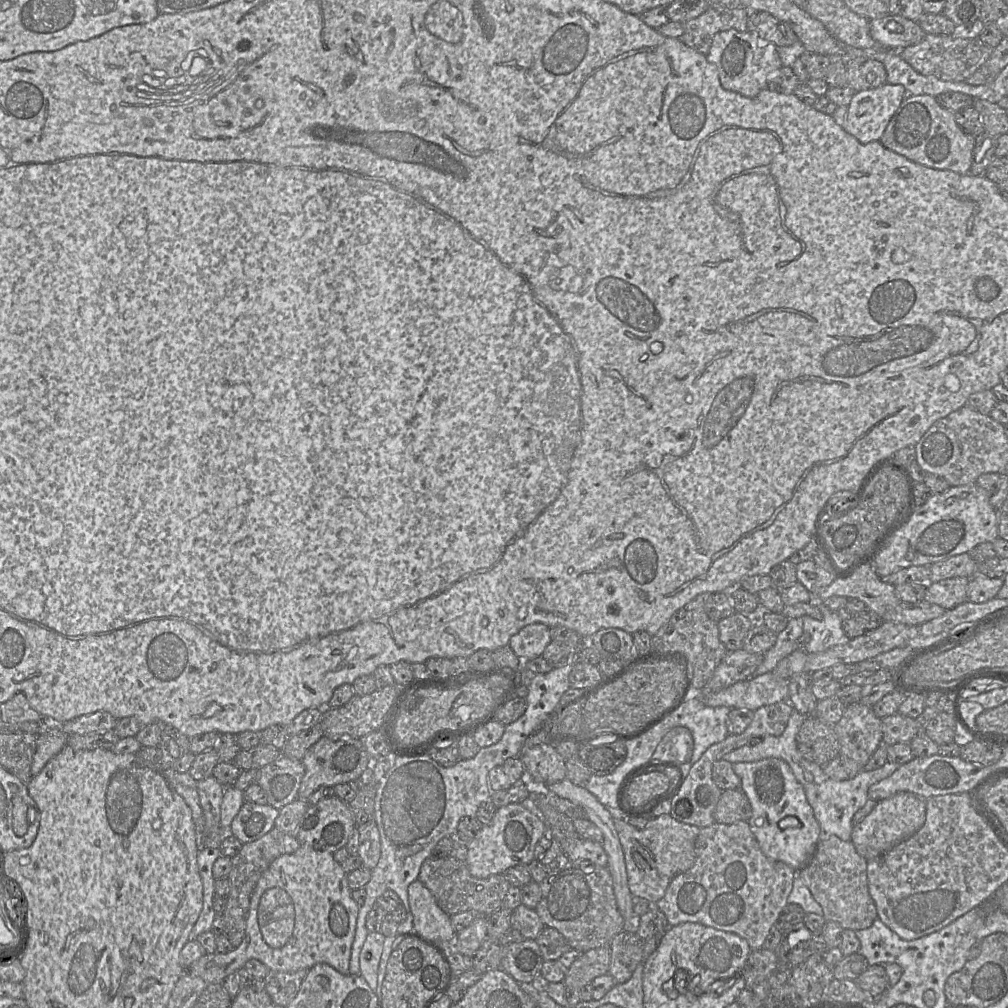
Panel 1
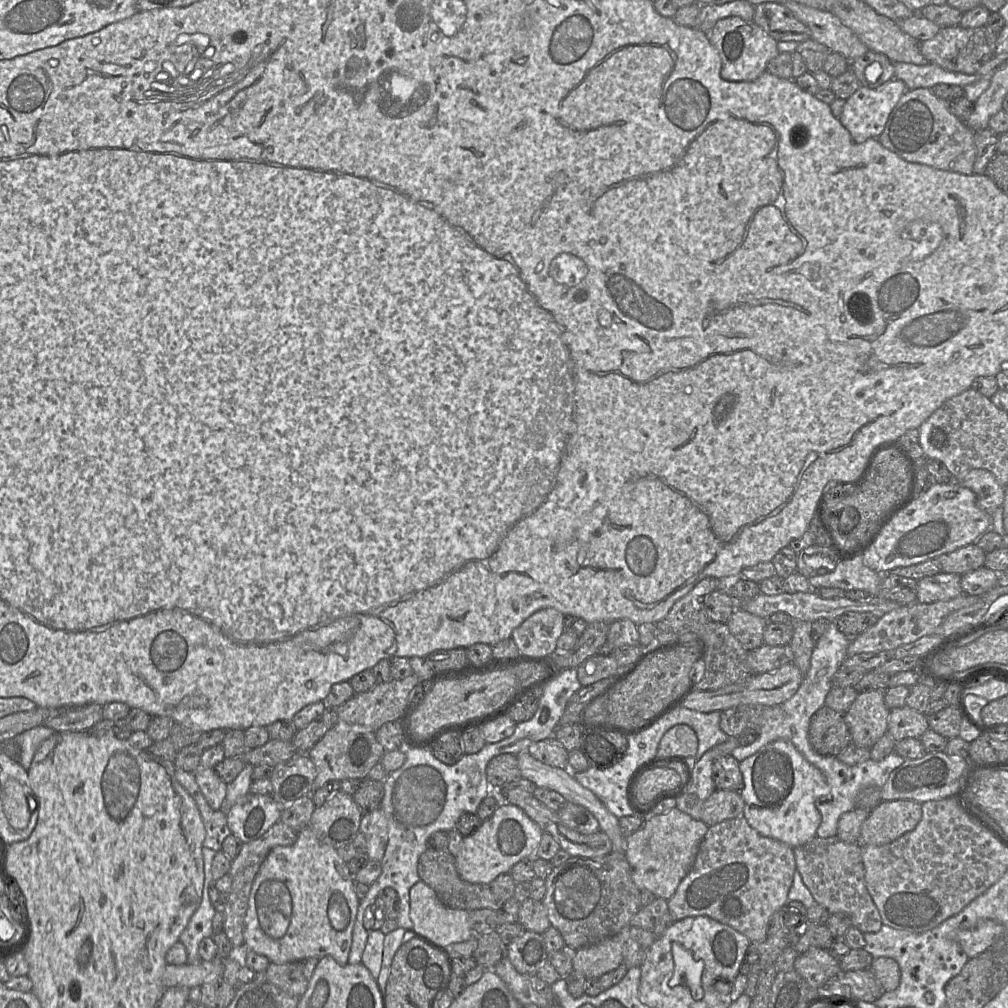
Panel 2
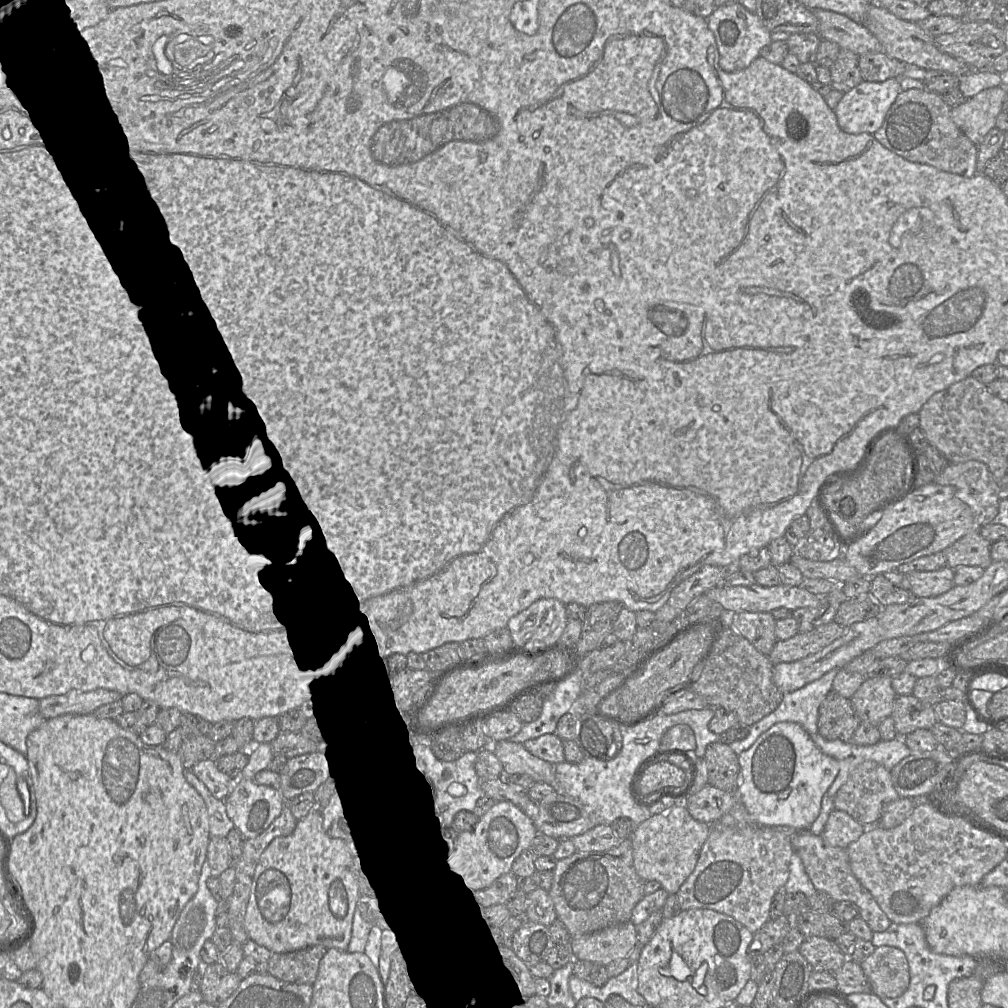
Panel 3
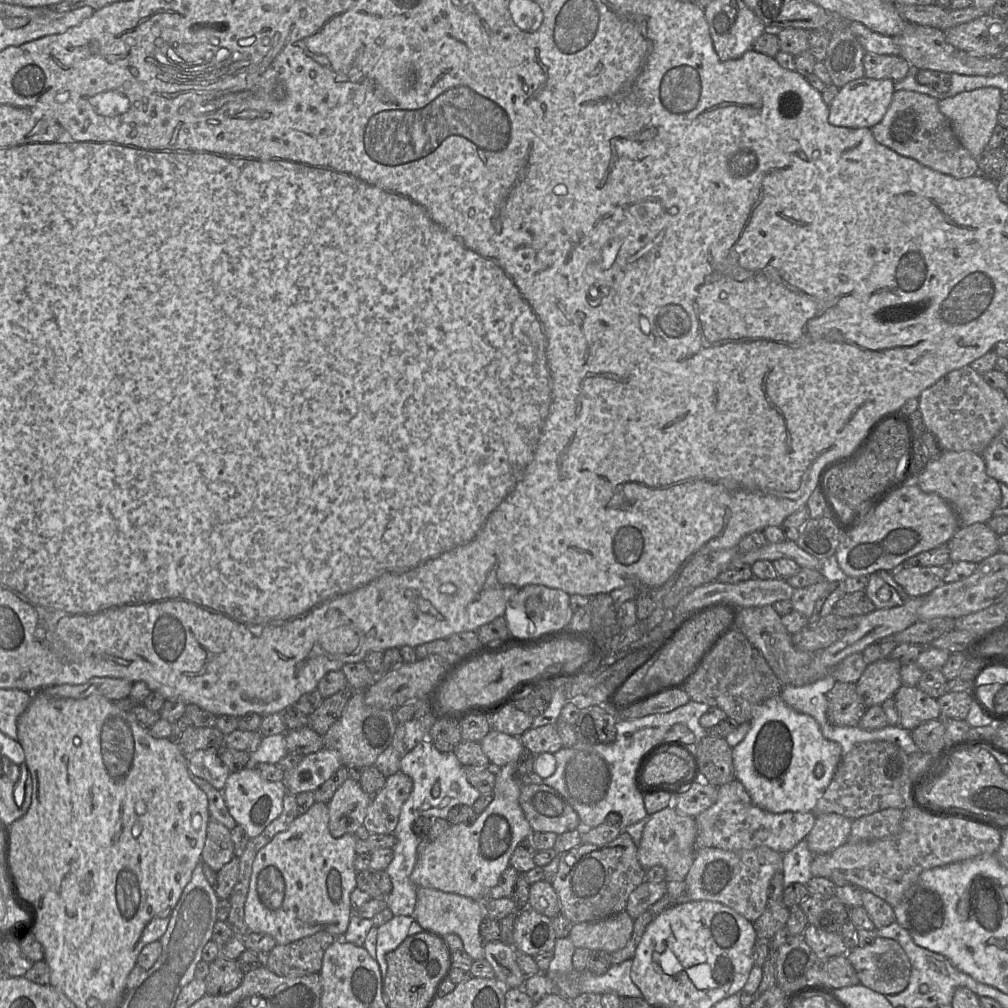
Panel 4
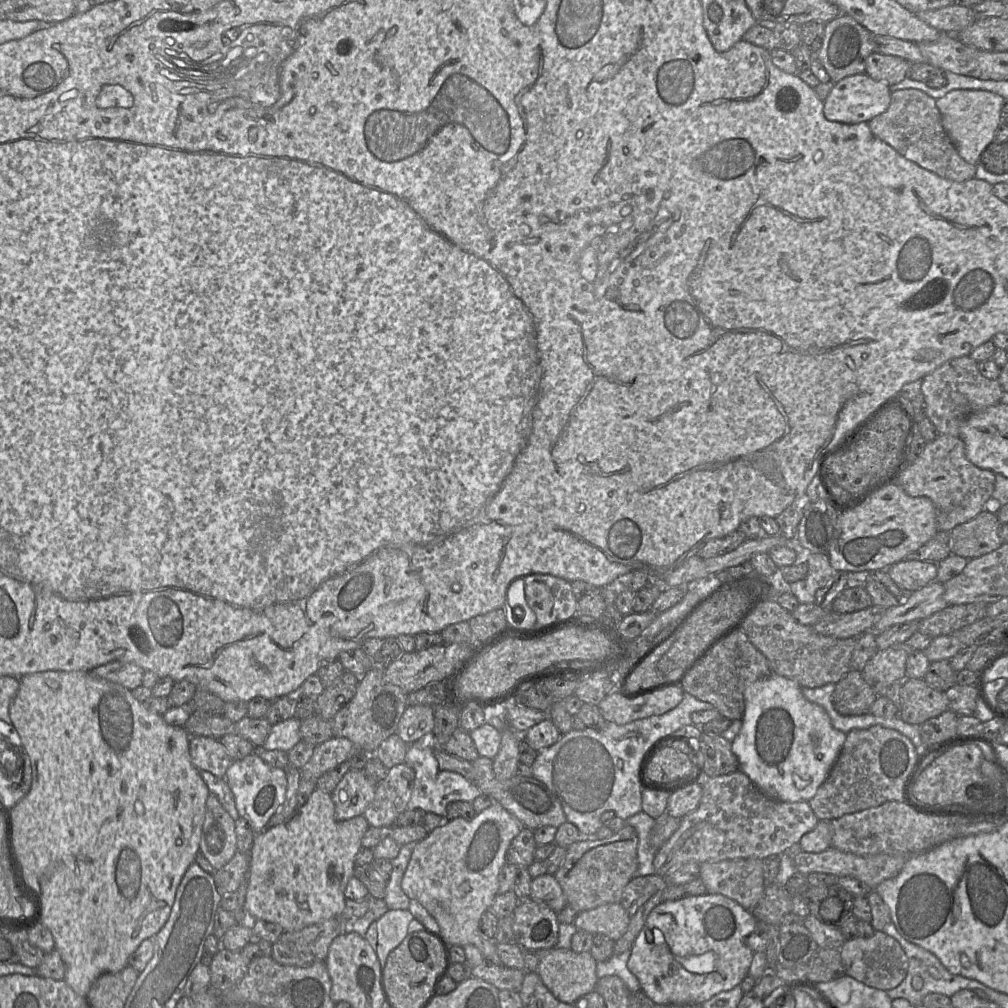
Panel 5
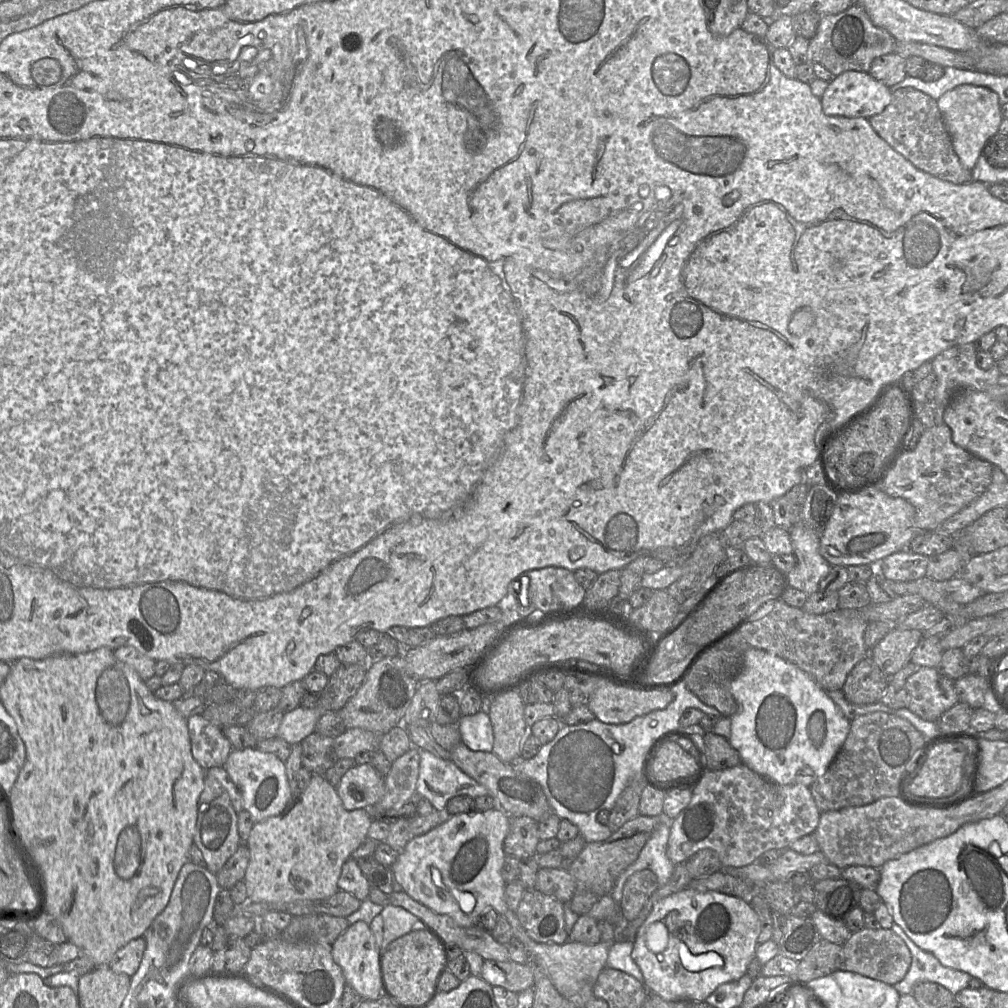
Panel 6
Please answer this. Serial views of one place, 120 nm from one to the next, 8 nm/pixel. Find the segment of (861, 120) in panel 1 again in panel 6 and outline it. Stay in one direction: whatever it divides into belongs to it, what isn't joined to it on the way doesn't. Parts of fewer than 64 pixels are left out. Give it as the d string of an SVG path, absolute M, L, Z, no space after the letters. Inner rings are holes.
M847 71L833 77L820 100L826 115L871 118L881 113L891 98L889 88L868 72Z

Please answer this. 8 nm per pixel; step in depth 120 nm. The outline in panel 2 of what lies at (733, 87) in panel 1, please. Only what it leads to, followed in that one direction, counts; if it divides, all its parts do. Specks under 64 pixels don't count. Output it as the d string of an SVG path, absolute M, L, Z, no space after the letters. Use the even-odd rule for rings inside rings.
M733 16L716 22L709 34L711 44L721 59L721 77L727 81L754 81L766 71L768 62L780 52L777 41L753 21Z

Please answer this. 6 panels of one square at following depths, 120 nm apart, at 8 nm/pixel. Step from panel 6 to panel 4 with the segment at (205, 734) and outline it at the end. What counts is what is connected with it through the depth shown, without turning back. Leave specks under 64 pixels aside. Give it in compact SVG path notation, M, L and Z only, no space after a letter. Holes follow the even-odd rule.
M215 749L199 750L189 756L188 769L191 774L206 780L218 790L224 789L230 774Z

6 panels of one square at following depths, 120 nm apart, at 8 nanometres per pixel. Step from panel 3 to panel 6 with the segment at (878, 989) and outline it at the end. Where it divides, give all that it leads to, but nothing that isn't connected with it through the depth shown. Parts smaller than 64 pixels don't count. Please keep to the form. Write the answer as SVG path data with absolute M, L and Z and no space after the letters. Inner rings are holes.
M863 928L852 933L842 945L838 970L854 972L894 986L903 980L911 964L911 953L903 940L890 929Z

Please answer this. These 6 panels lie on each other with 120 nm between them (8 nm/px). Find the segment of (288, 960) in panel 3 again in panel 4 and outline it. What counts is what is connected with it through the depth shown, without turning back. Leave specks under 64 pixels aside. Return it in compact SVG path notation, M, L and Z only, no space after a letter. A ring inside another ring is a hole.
M320 931L288 944L277 944L268 955L267 968L281 977L319 973L323 956L337 938Z

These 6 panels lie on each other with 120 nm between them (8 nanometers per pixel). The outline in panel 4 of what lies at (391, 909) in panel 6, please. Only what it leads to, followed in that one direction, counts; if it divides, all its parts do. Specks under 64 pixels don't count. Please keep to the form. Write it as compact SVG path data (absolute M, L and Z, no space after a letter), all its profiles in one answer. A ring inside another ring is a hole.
M393 916L393 918L390 919L388 922L378 927L377 941L376 941L376 961L381 971L382 995L383 995L383 981L387 975L386 955L389 952L394 951L408 936L408 930L413 921L414 921L413 916Z

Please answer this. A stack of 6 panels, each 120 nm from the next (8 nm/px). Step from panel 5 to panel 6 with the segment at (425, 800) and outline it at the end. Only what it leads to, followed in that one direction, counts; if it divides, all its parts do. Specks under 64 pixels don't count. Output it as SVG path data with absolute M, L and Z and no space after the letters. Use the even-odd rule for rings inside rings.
M419 750L420 764L416 793L447 816L447 802L455 796L476 799L488 795L487 789L461 771L451 759L441 759L426 750Z

